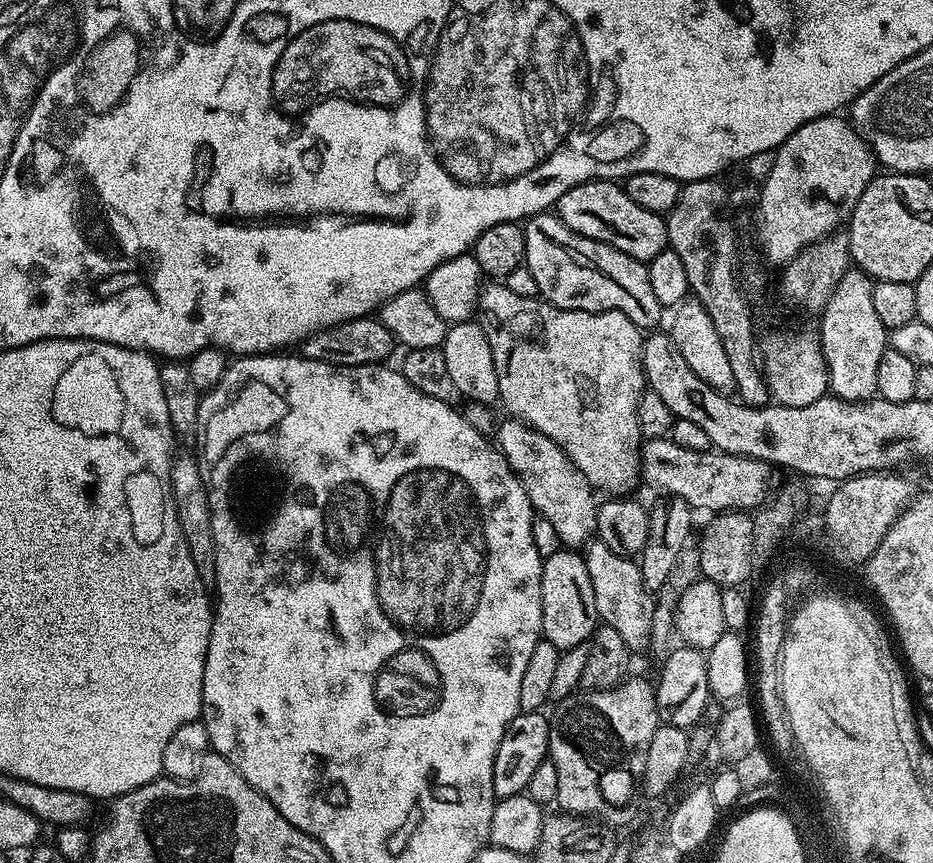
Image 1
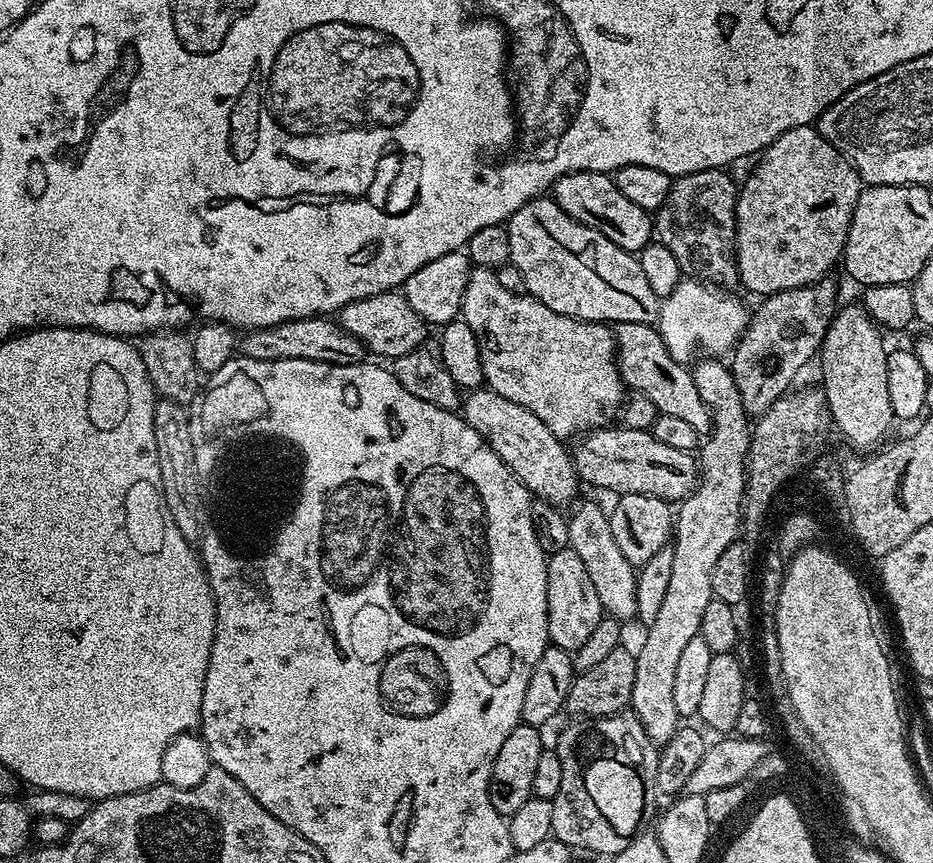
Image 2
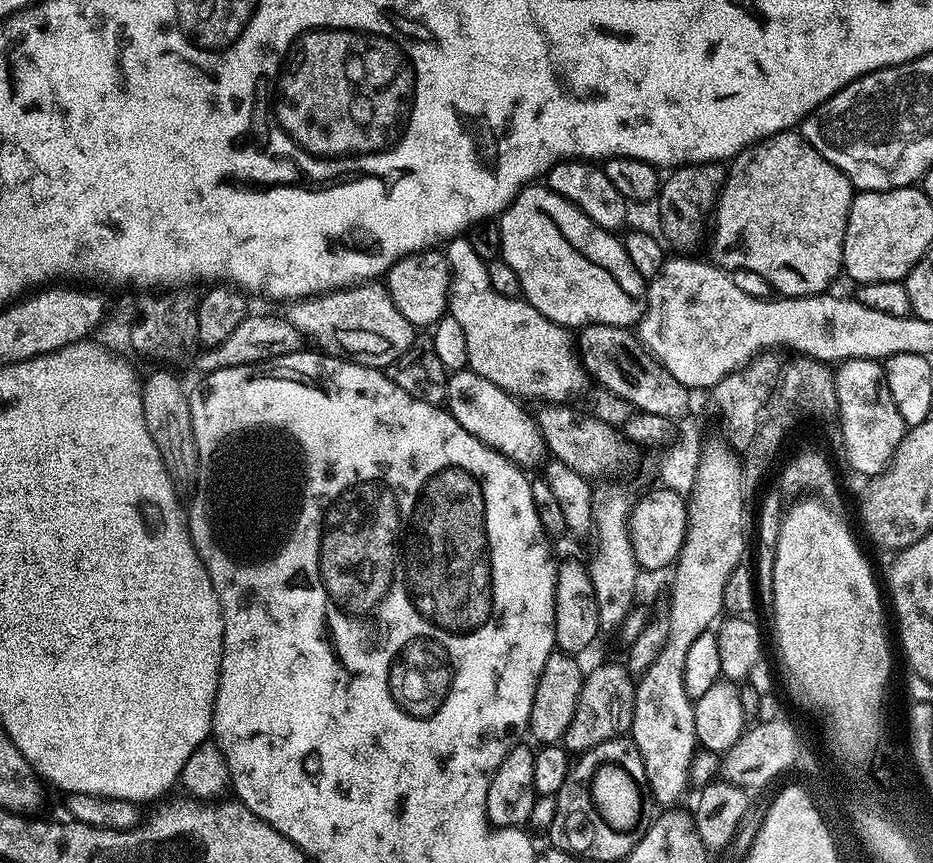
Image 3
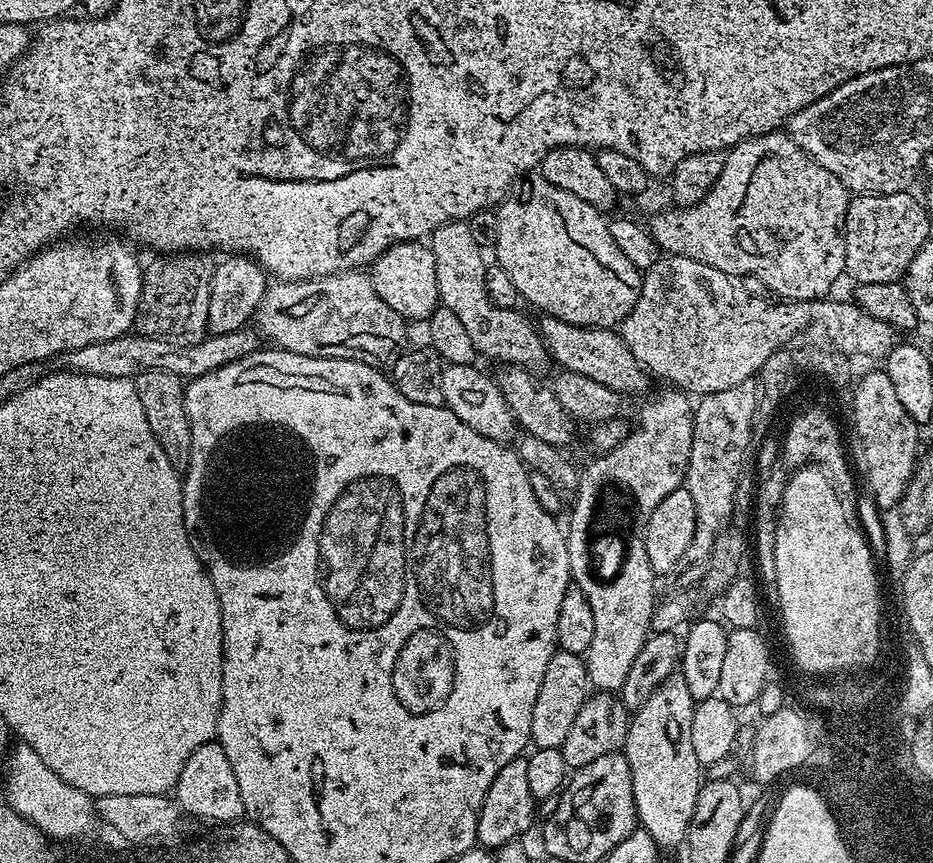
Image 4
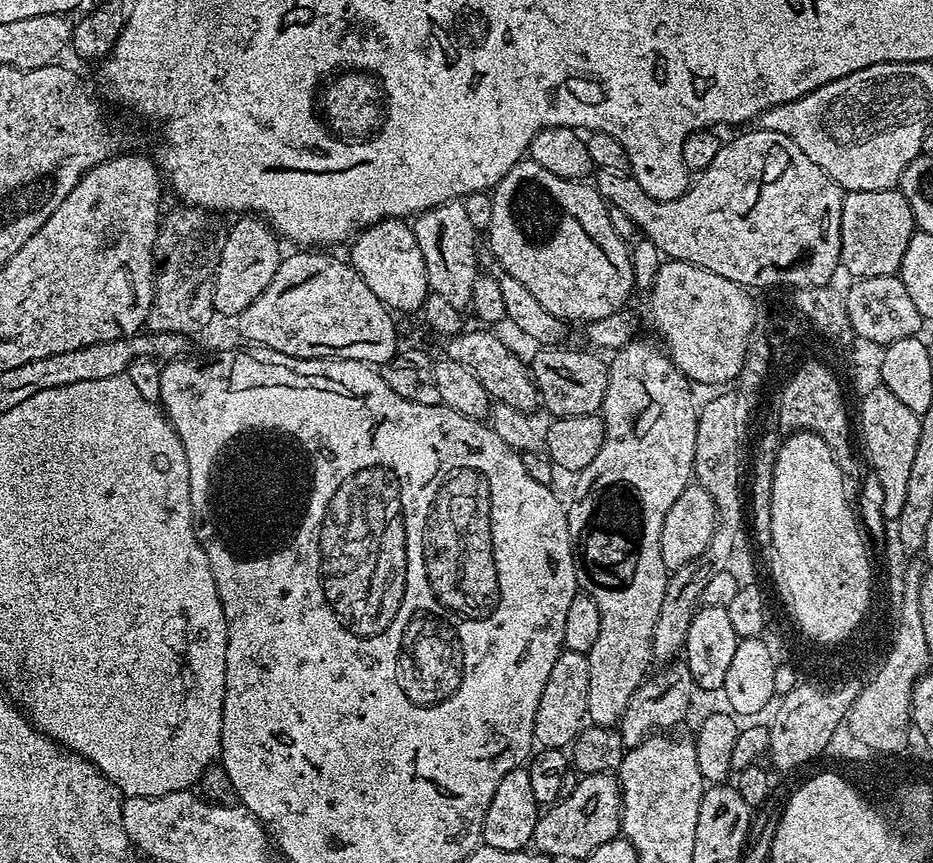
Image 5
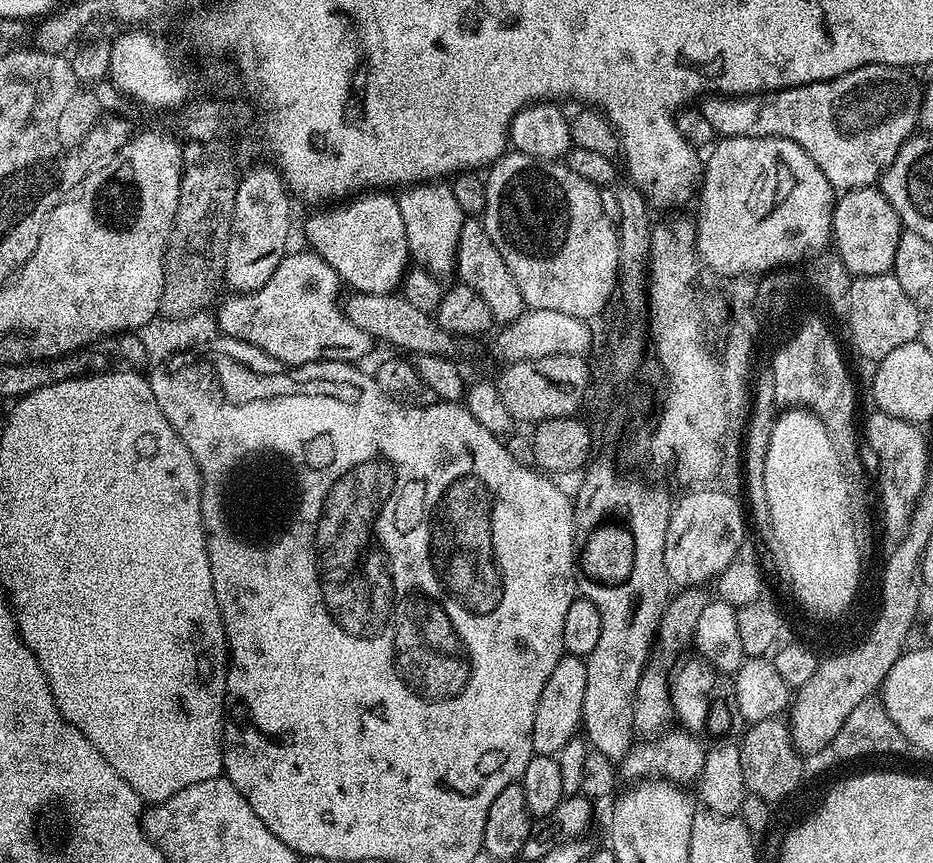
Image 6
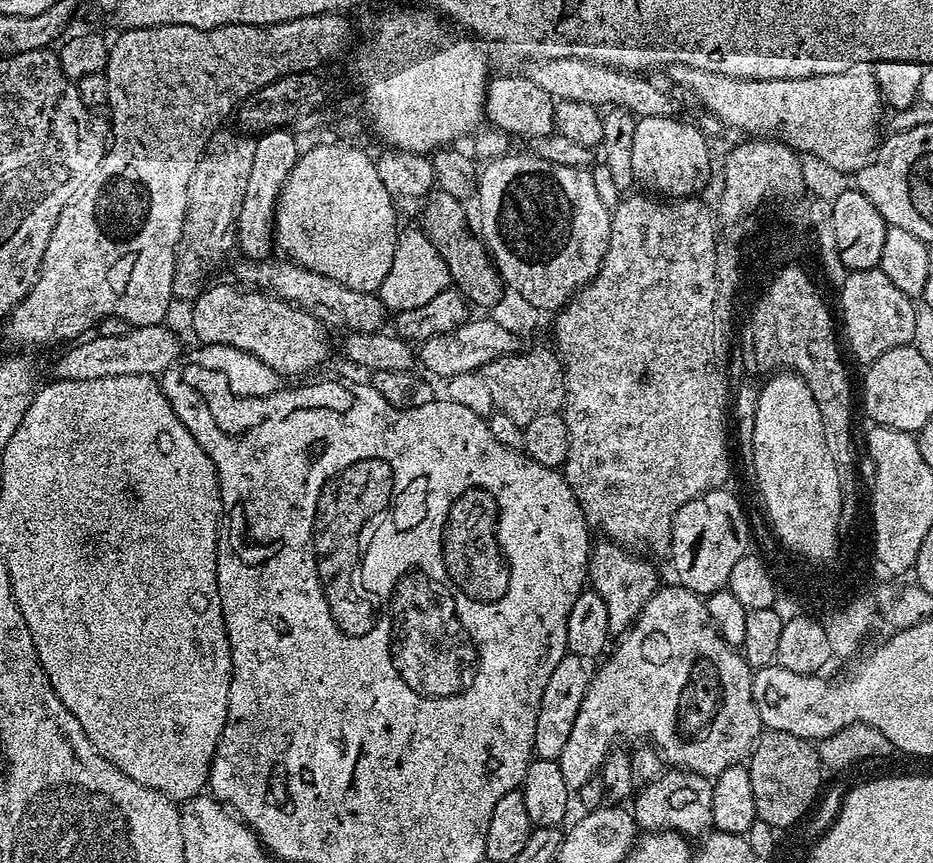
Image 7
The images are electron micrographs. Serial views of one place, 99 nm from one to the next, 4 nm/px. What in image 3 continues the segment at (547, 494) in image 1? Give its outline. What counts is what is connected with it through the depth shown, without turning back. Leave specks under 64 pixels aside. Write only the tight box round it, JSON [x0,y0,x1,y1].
[446,370,546,470]

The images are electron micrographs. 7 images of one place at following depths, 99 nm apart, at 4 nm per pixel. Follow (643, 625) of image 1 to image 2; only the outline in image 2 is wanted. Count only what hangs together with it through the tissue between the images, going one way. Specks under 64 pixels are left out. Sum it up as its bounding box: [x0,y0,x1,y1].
[568,499,637,622]

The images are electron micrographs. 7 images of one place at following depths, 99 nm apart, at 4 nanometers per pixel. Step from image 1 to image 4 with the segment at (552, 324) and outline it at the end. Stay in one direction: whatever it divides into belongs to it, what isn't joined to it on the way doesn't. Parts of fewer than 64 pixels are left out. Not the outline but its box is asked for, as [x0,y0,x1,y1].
[430,222,546,366]

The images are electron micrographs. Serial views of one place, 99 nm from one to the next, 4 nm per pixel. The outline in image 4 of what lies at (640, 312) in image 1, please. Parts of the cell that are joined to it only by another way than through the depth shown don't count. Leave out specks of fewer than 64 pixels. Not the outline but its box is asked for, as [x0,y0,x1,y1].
[494,174,642,328]

